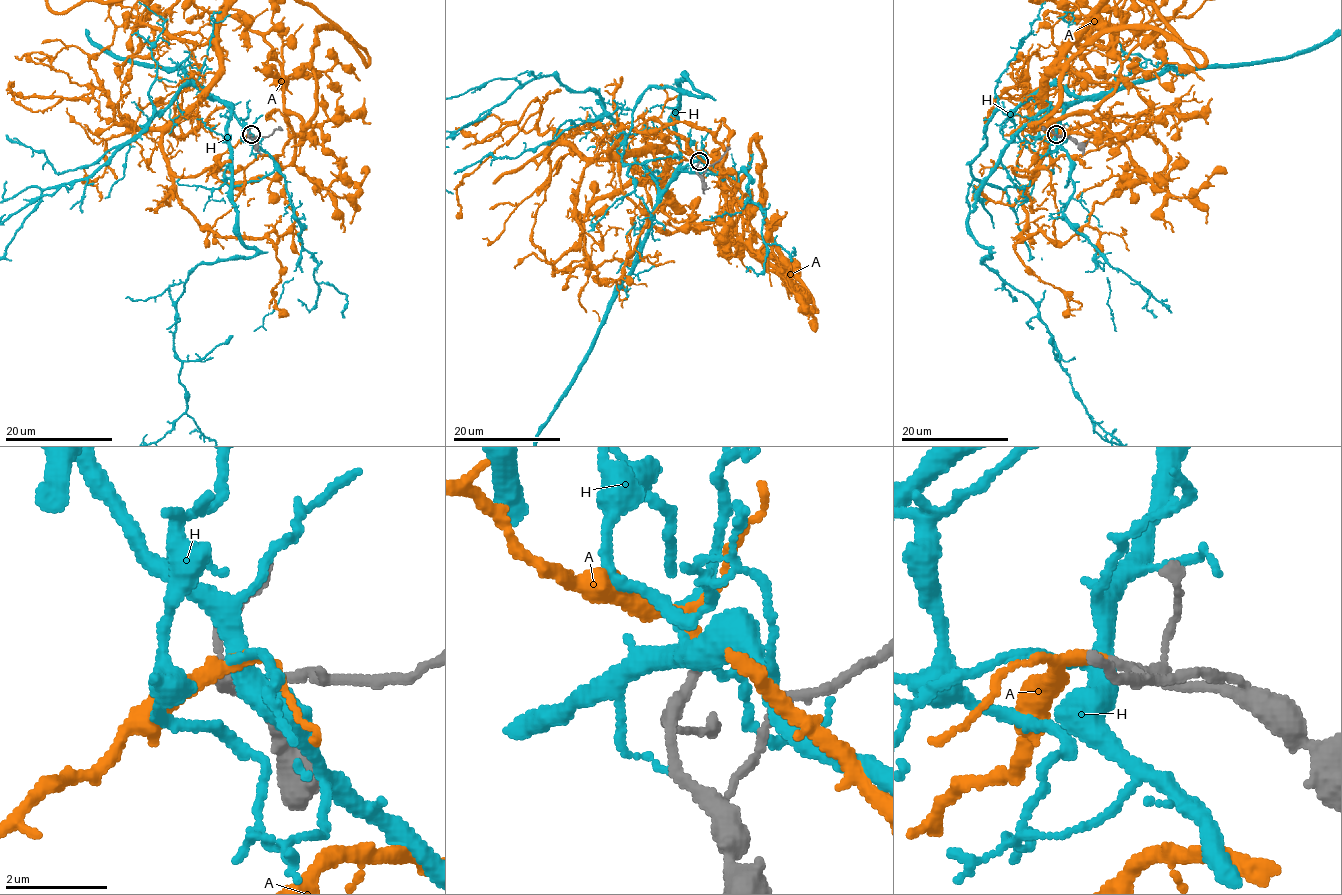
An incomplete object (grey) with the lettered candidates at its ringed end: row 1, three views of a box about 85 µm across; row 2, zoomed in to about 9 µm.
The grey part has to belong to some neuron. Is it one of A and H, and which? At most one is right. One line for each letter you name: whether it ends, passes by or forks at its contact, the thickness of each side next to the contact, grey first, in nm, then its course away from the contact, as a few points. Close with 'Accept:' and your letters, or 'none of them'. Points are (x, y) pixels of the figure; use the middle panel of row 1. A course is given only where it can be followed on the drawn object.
A: it passes by; calibres 160 and 170 nm
Accept: A

